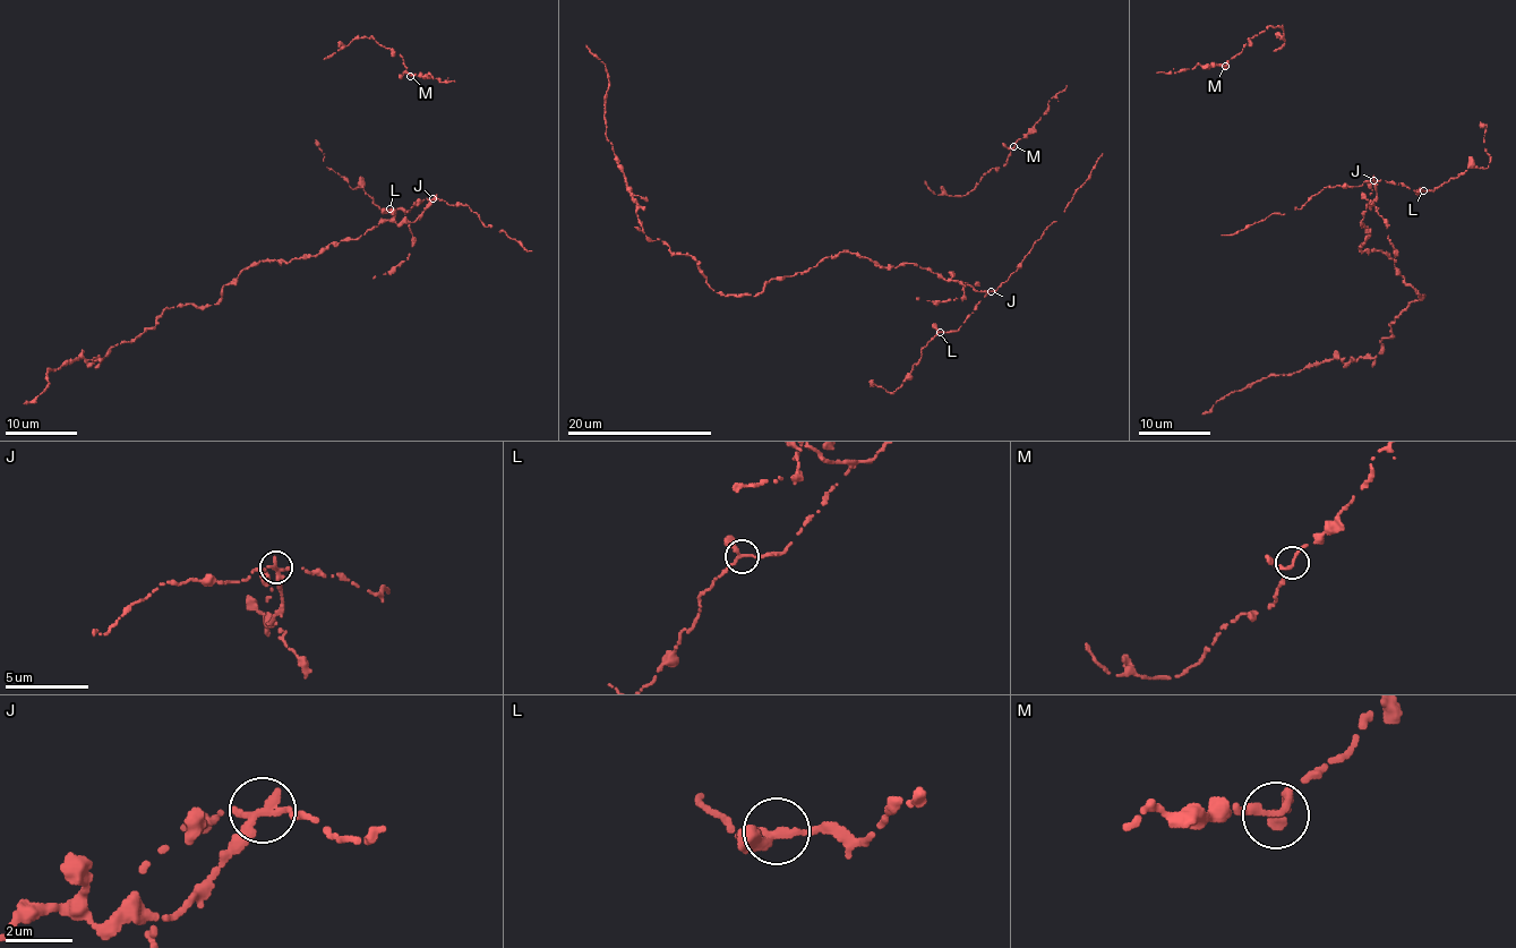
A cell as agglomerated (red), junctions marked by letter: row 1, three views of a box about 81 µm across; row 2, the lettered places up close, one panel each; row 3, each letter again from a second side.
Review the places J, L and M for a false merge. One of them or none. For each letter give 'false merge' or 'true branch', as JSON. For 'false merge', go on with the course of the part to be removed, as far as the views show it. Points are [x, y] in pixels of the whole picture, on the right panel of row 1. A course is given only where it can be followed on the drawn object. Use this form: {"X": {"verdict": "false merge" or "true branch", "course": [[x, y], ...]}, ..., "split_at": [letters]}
{"J": {"verdict": "false merge", "course": [[1373, 180], [1361, 250], [1380, 250], [1424, 296], [1390, 323], [1377, 356], [1267, 375], [1201, 415]]}, "L": {"verdict": "true branch"}, "M": {"verdict": "true branch"}, "split_at": ["J"]}

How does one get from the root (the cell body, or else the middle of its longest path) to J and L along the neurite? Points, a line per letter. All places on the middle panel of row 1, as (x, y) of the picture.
J: (871, 259), (883, 267), (915, 264), (928, 267), (945, 281), (969, 284), (978, 291), (991, 290)
L: (871, 259), (883, 267), (915, 264), (945, 281), (986, 292), (957, 330), (940, 332)

